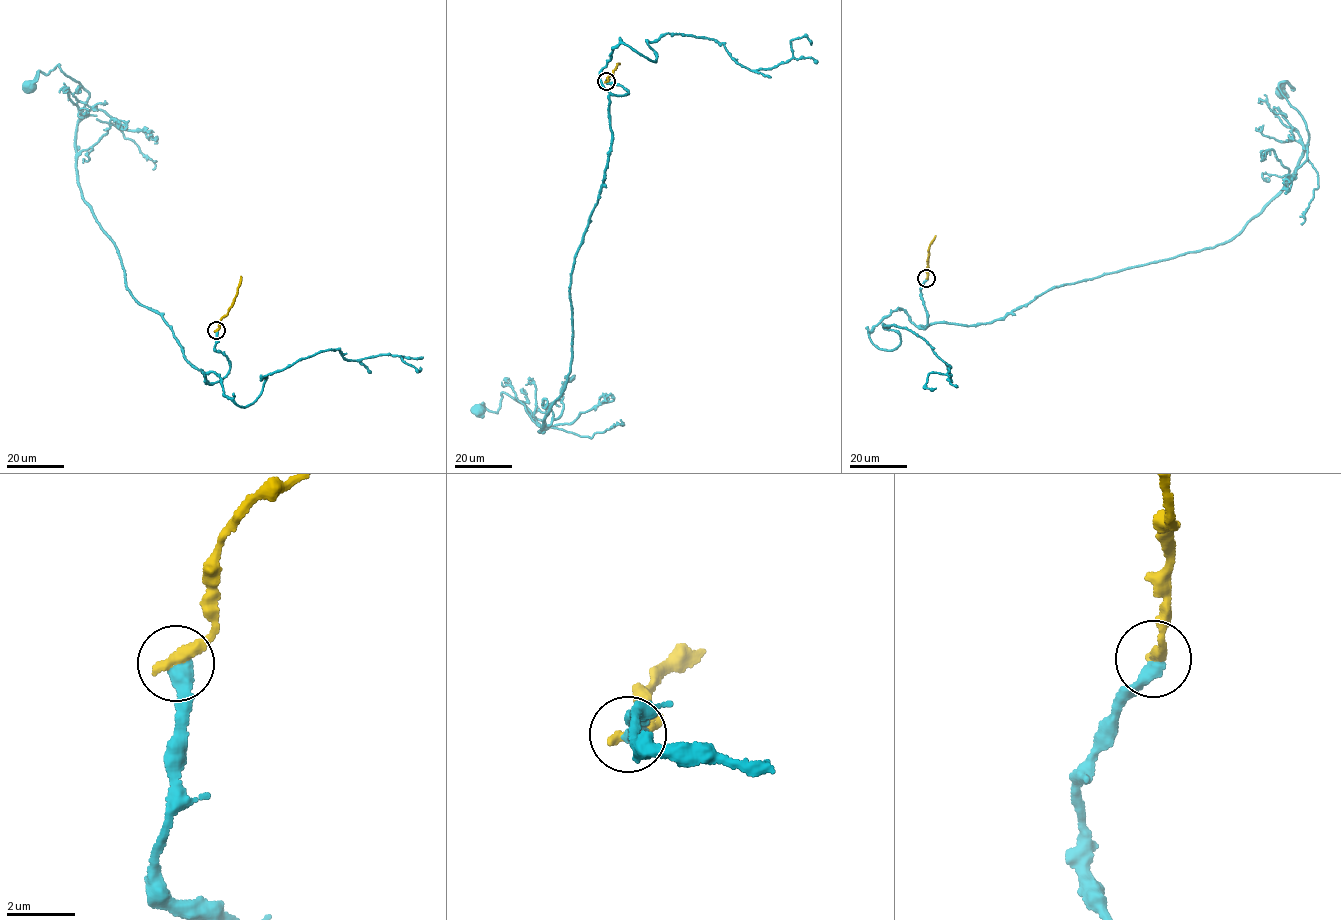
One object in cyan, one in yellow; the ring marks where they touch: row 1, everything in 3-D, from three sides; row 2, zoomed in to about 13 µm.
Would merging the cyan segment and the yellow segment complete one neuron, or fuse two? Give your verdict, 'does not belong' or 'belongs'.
does not belong

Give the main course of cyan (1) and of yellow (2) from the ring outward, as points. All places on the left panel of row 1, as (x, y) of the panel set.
1: (216, 331), (229, 371), (209, 383), (131, 295), (83, 199), (75, 135), (89, 92), (59, 65), (29, 86)
2: (216, 331), (232, 305), (241, 276)

